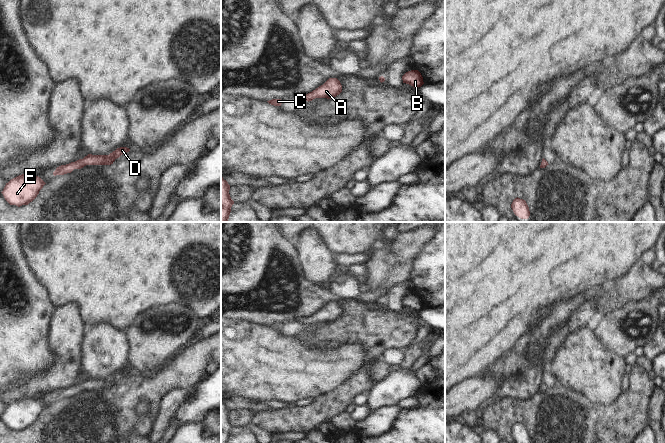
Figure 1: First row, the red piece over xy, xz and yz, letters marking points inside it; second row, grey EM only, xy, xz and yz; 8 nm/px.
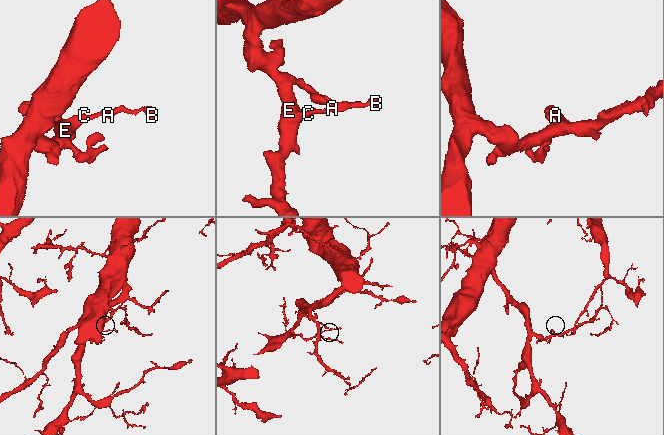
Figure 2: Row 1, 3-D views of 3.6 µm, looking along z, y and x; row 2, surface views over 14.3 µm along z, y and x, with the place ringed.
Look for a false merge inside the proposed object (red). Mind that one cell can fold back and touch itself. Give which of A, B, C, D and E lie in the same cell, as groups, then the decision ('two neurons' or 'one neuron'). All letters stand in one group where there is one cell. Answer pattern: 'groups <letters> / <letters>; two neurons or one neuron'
groups A B C D E; one neuron

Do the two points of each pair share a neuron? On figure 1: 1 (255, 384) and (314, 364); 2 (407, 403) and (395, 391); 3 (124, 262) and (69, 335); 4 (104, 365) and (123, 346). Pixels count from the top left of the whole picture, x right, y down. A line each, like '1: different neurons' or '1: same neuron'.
1: same neuron
2: different neurons
3: different neurons
4: same neuron

